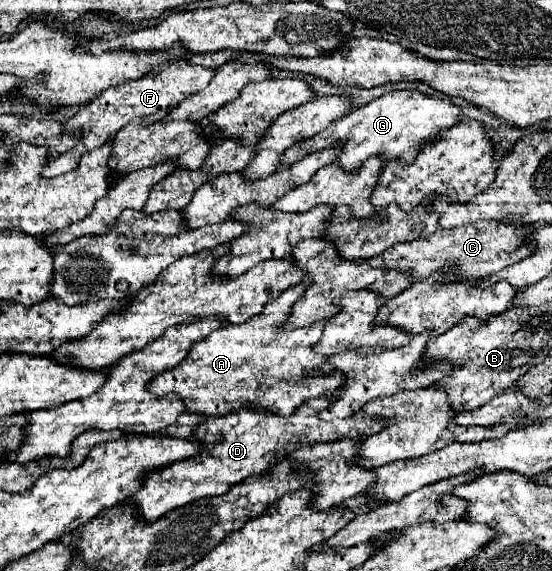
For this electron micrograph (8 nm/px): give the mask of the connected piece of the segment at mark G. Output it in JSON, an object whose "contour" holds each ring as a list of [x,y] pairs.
{"contour":[[[399,89],[399,91],[387,91],[385,95],[373,99],[365,107],[359,107],[351,113],[347,113],[343,119],[331,123],[325,131],[299,141],[297,145],[291,145],[283,153],[283,165],[291,165],[299,159],[303,159],[309,153],[327,149],[335,145],[337,141],[343,141],[343,149],[339,157],[335,159],[343,169],[353,171],[361,167],[361,163],[371,157],[371,155],[381,155],[383,159],[403,159],[405,163],[411,163],[415,159],[415,153],[419,147],[425,147],[439,131],[447,131],[447,127],[455,125],[463,117],[461,107],[455,105],[447,97],[431,97],[423,91],[413,91],[413,89]]]}

